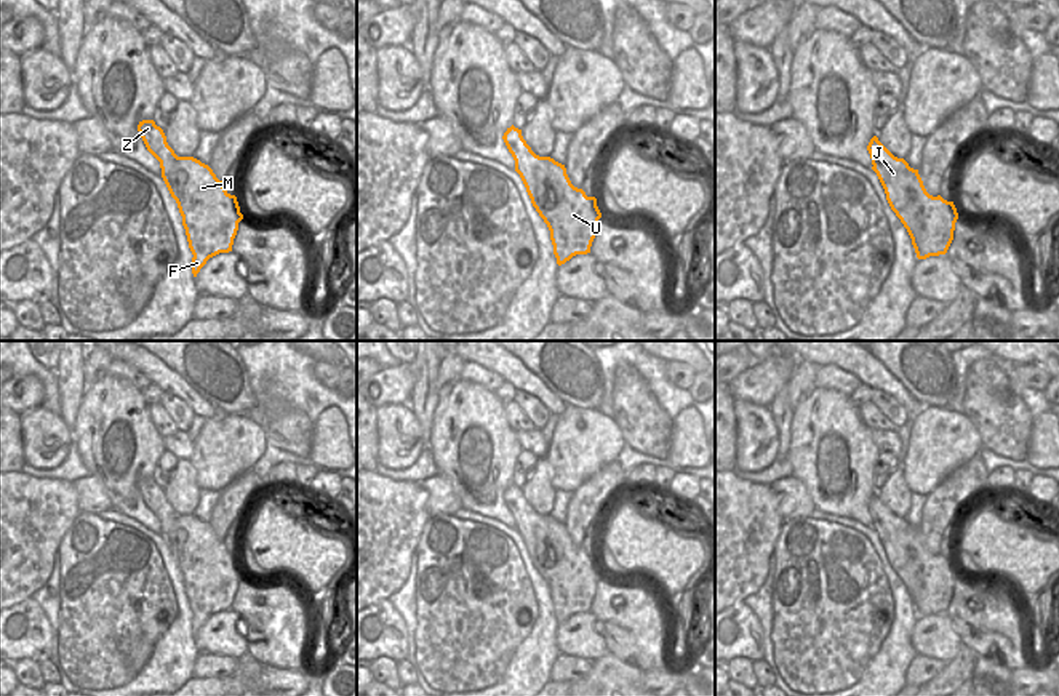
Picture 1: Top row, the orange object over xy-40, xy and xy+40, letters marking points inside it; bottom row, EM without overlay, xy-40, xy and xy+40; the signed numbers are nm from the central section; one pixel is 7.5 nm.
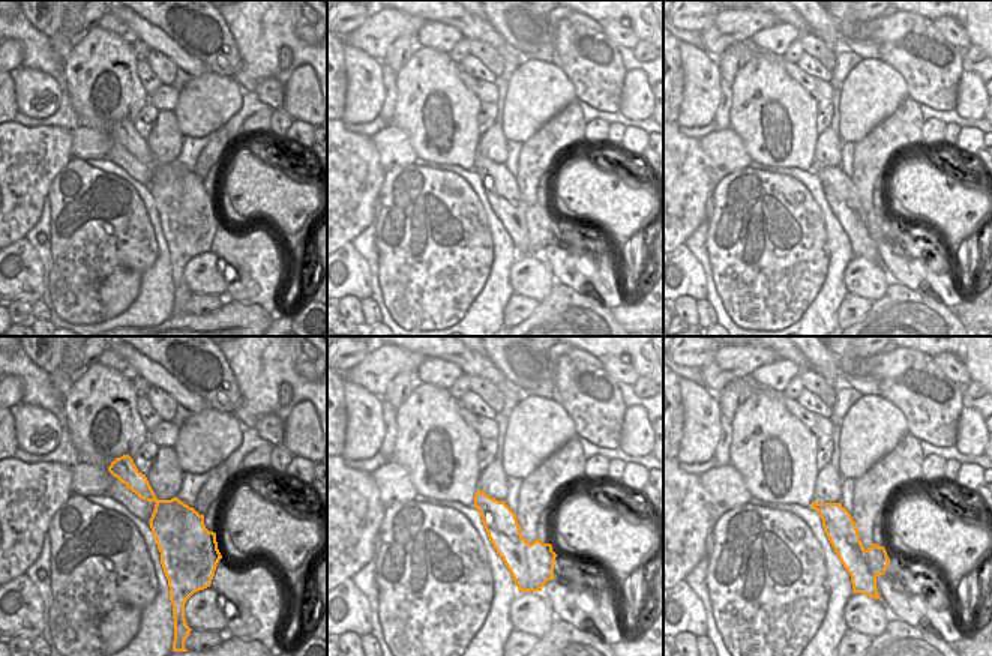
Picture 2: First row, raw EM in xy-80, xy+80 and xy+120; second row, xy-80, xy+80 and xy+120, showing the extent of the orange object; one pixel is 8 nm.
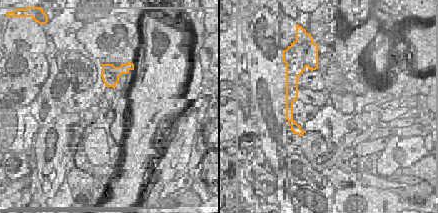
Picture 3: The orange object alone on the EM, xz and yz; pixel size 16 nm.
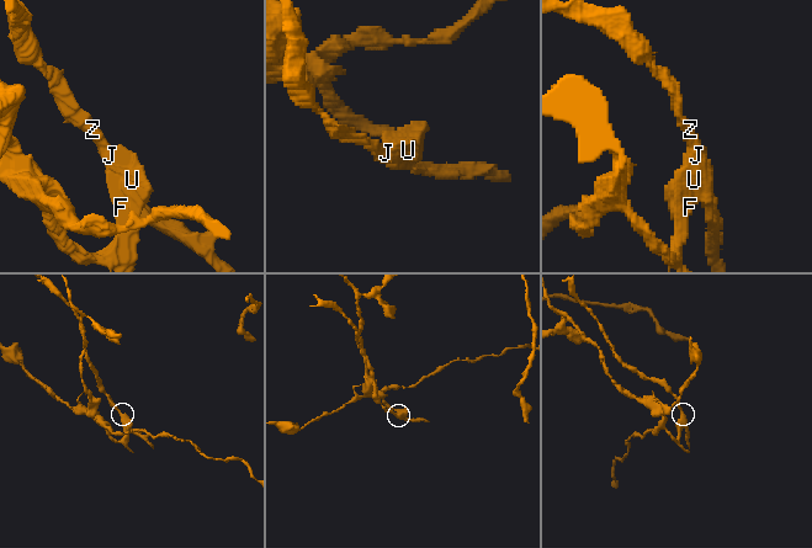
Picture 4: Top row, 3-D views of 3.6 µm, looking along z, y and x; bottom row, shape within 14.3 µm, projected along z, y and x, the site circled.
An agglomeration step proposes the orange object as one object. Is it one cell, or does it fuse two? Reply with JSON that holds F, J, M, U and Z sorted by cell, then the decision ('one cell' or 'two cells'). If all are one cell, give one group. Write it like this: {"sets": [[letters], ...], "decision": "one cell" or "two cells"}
{"sets": [["F", "M", "U"], ["J", "Z"]], "decision": "two cells"}

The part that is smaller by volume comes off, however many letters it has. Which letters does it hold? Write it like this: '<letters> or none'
J, Z

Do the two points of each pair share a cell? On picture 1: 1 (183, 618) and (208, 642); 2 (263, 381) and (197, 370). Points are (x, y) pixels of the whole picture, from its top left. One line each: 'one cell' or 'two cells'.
1: two cells
2: two cells

